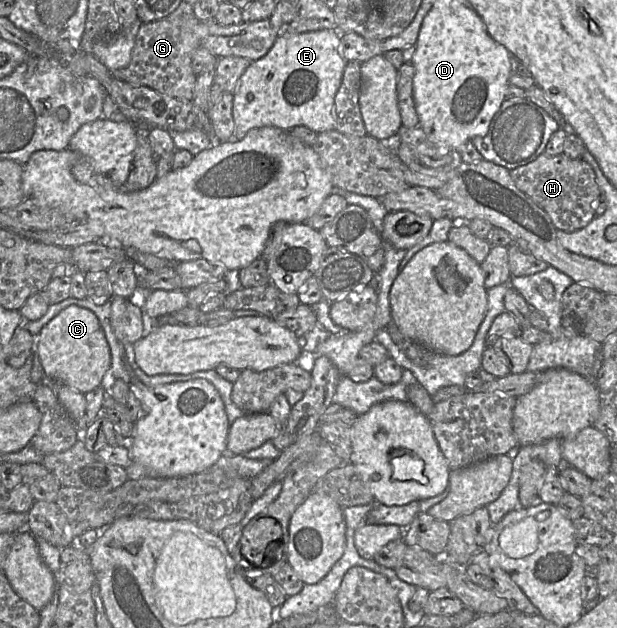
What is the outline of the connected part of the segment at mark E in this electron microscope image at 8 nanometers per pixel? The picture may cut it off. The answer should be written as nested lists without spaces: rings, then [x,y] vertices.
[[[334,29],[278,36],[265,56],[250,63],[232,93],[234,138],[240,140],[248,131],[262,127],[277,127],[290,131],[302,125],[316,133],[336,130],[336,121],[333,116],[334,98],[341,85],[347,64],[338,51],[339,45],[340,33]]]

